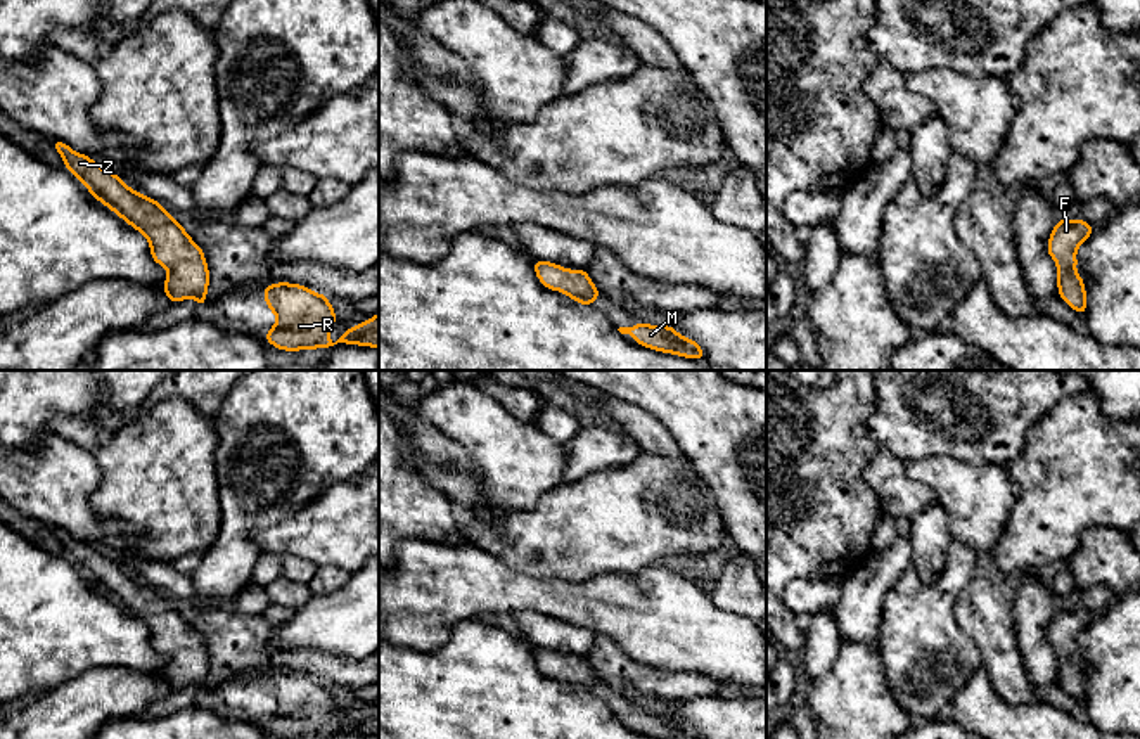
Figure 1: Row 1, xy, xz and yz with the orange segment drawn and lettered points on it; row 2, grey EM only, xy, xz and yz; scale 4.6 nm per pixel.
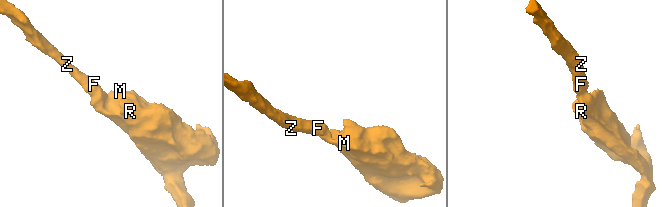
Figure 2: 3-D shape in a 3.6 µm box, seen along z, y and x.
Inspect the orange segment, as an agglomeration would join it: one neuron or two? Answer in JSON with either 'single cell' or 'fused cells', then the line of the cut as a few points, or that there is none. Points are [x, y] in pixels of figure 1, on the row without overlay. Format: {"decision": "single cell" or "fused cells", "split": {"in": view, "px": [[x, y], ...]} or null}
{"decision": "single cell", "split": null}

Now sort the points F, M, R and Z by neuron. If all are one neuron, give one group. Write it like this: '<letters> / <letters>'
F M R Z

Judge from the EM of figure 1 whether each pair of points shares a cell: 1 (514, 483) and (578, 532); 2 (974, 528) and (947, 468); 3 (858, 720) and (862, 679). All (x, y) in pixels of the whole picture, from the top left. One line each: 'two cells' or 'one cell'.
1: two cells
2: one cell
3: one cell

